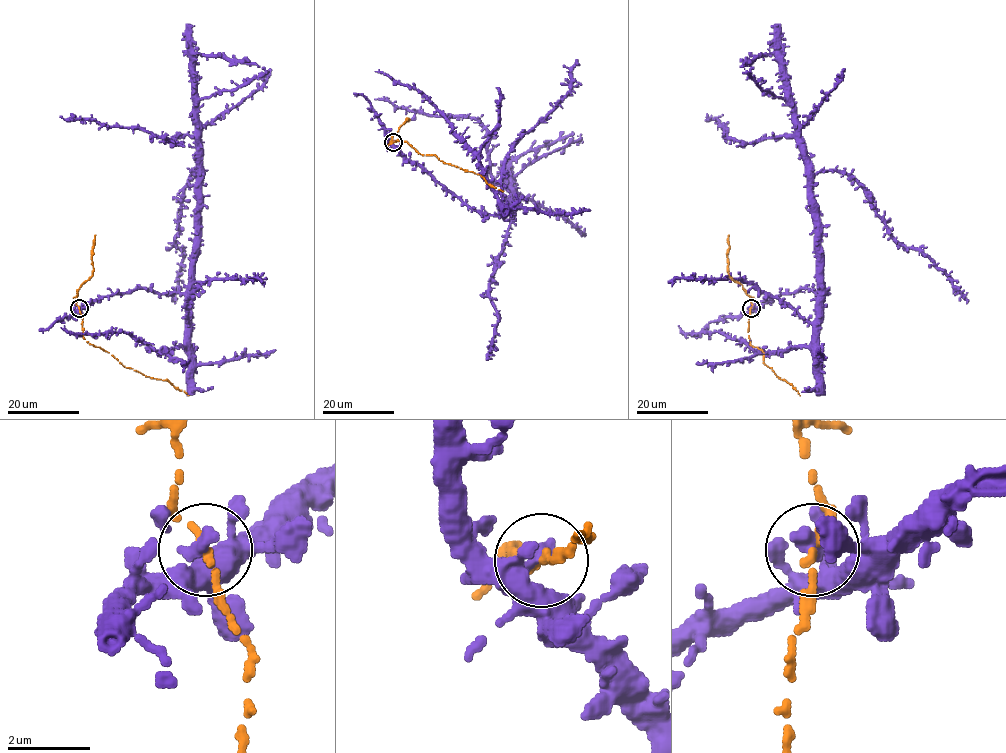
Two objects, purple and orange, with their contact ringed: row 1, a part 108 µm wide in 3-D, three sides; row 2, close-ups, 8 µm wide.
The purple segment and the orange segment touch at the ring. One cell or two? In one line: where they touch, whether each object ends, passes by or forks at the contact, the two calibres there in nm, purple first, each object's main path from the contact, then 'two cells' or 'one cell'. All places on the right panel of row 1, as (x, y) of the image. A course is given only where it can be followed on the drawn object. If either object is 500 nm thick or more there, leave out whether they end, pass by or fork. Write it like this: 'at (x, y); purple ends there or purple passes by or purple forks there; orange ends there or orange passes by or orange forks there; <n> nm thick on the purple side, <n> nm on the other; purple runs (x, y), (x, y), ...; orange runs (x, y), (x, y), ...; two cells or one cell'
at (751, 308); purple passes by; orange passes by; 280 nm thick on the purple side, 160 nm on the other; purple runs (750, 308), (799, 289), (823, 292), (811, 162), (792, 135), (745, 143), (728, 137), (717, 120), (707, 116); orange runs (750, 308), (750, 343), (762, 351), (763, 362), (780, 379), (792, 385), (800, 395); one cell

